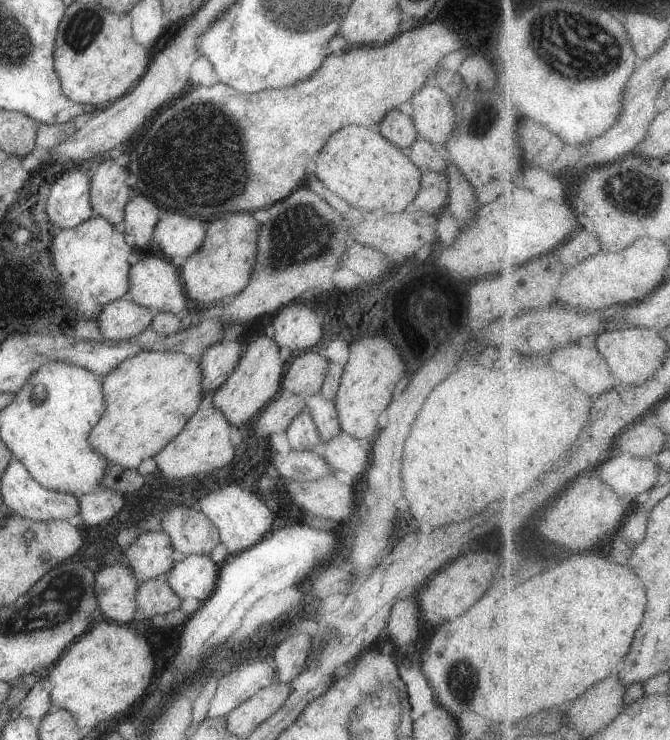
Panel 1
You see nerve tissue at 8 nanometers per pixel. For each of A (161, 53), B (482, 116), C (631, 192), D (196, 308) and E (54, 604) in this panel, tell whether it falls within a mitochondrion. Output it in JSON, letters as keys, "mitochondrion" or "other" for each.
{"A":"other","B":"mitochondrion","C":"mitochondrion","D":"other","E":"mitochondrion"}

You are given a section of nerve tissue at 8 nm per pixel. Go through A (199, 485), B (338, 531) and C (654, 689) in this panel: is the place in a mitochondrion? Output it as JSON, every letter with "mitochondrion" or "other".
{"A":"other","B":"other","C":"other"}

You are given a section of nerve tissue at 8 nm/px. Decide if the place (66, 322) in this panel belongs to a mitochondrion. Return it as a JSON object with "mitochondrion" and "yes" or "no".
{"mitochondrion":"no"}

